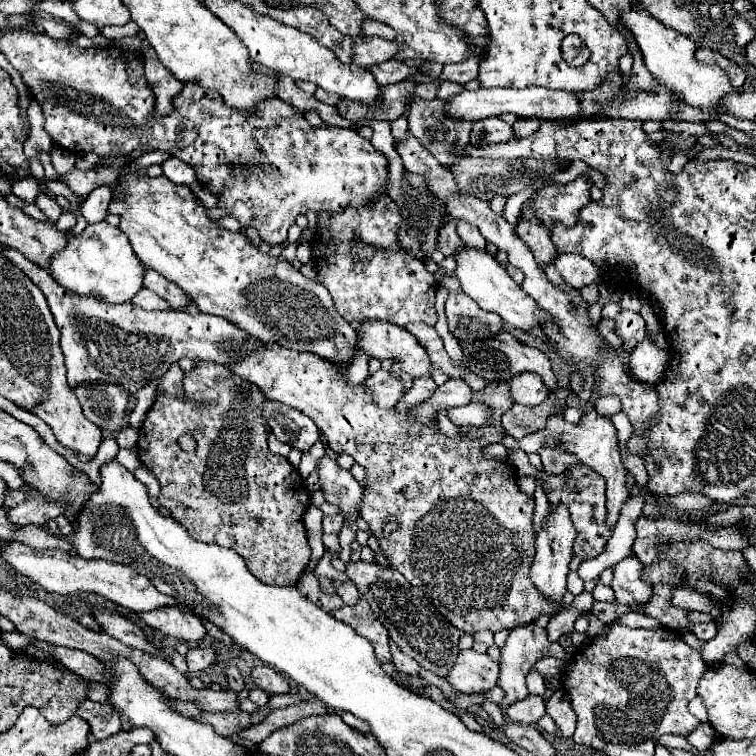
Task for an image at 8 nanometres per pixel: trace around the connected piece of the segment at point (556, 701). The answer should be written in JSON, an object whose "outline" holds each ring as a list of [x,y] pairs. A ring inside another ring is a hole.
{"outline":[[[557,690],[549,700],[547,700],[547,714],[555,720],[555,724],[559,726],[559,732],[561,736],[565,738],[571,738],[573,732],[575,732],[575,712],[571,708],[571,702],[569,702],[569,694],[561,690]]]}

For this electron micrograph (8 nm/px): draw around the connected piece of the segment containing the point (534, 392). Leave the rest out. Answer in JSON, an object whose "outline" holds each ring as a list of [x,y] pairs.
{"outline":[[[517,374],[515,378],[509,380],[509,390],[511,390],[511,396],[515,402],[523,404],[523,406],[537,406],[541,404],[549,390],[547,386],[541,382],[541,376],[539,374]]]}

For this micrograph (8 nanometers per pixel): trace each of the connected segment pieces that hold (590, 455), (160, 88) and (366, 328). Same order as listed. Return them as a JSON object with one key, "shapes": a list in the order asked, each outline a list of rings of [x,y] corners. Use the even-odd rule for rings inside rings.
{"shapes":[[[[595,410],[585,412],[579,424],[569,424],[569,422],[563,420],[563,416],[551,416],[551,418],[547,418],[547,424],[545,424],[543,430],[533,432],[533,434],[529,434],[529,436],[521,438],[521,440],[513,440],[511,436],[505,436],[505,438],[501,440],[501,444],[503,444],[505,448],[509,448],[509,450],[521,448],[521,450],[527,452],[527,454],[539,452],[539,450],[545,448],[545,446],[557,446],[557,448],[561,448],[563,452],[577,456],[579,462],[591,466],[597,474],[601,474],[601,476],[607,480],[607,518],[605,518],[607,522],[605,522],[605,524],[609,526],[609,530],[615,528],[617,518],[619,518],[619,510],[621,510],[621,506],[625,504],[625,500],[629,498],[629,490],[627,490],[627,486],[625,486],[625,482],[627,482],[627,470],[625,470],[625,466],[623,466],[623,462],[621,462],[621,456],[619,456],[615,426],[613,426],[611,418],[601,416],[601,414],[597,414]]],[[[141,30],[137,32],[137,36],[141,38],[141,50],[145,56],[145,76],[149,80],[149,84],[153,86],[153,92],[157,96],[157,106],[155,106],[155,116],[167,116],[173,110],[173,96],[181,92],[183,82],[177,82],[177,78],[173,78],[173,74],[169,74],[169,70],[165,70],[165,66],[161,66],[157,54],[153,54],[153,48],[147,44],[145,34],[141,34]]],[[[363,322],[359,328],[357,346],[367,356],[399,362],[401,370],[411,378],[431,376],[433,362],[425,354],[425,348],[401,326],[389,322]]]]}

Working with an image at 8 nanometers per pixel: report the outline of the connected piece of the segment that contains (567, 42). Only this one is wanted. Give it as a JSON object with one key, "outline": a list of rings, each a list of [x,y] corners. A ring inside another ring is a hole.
{"outline":[[[573,34],[569,38],[563,38],[561,52],[563,52],[565,62],[569,62],[569,66],[583,66],[585,62],[589,62],[589,48],[583,46],[581,38]]]}

